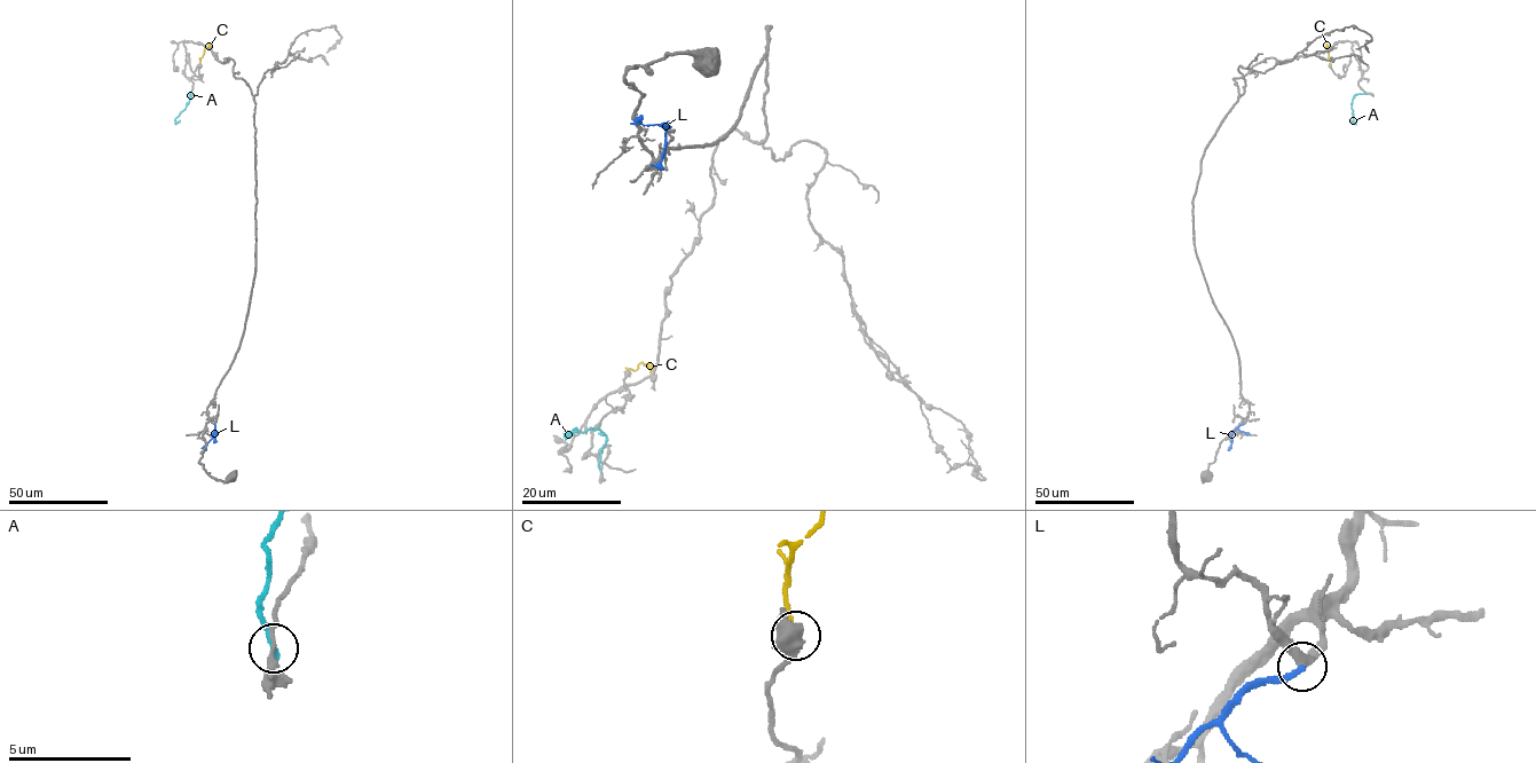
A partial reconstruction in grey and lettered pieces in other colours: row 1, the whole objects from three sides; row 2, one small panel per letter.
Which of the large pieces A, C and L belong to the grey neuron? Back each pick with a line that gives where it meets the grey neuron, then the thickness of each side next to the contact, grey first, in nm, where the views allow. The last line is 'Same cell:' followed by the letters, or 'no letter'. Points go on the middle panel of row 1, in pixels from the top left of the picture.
Same cell: no letter

